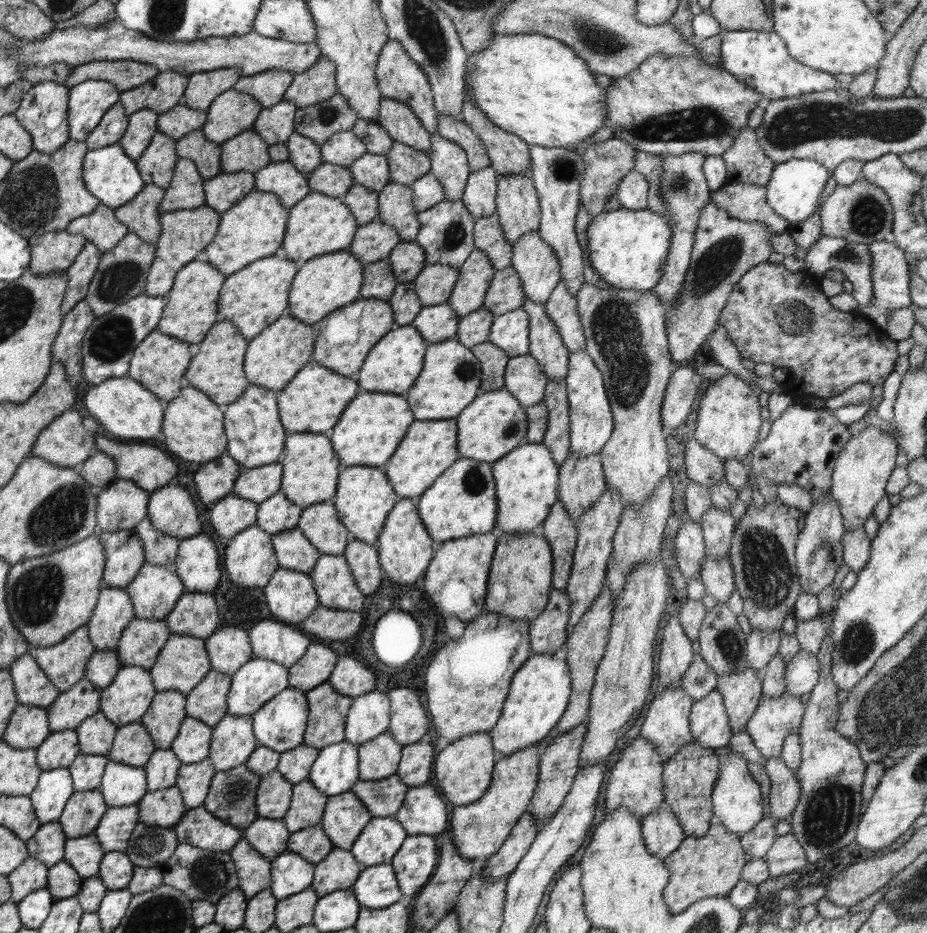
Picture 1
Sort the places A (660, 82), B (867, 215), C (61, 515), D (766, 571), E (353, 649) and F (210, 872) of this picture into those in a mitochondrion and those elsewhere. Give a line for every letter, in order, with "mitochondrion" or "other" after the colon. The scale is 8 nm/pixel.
A: other
B: mitochondrion
C: mitochondrion
D: mitochondrion
E: other
F: mitochondrion

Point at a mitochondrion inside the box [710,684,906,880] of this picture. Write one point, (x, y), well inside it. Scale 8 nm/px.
(830, 810)

